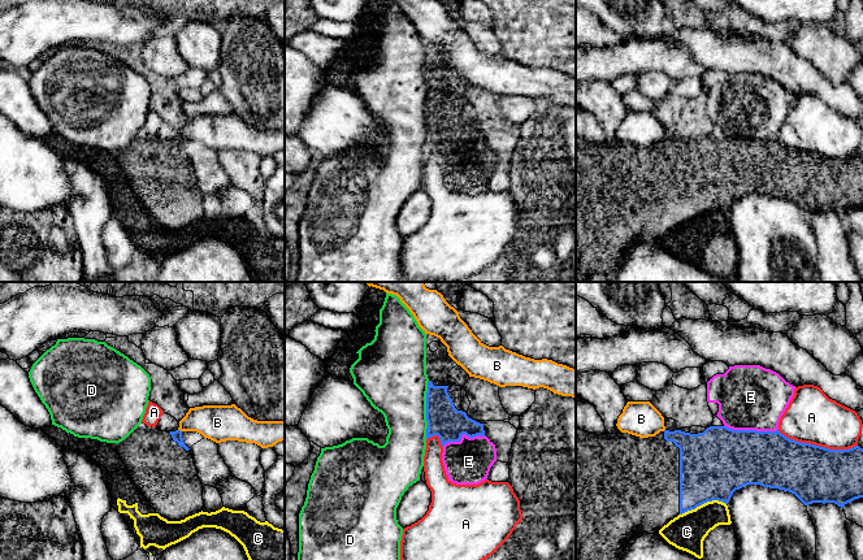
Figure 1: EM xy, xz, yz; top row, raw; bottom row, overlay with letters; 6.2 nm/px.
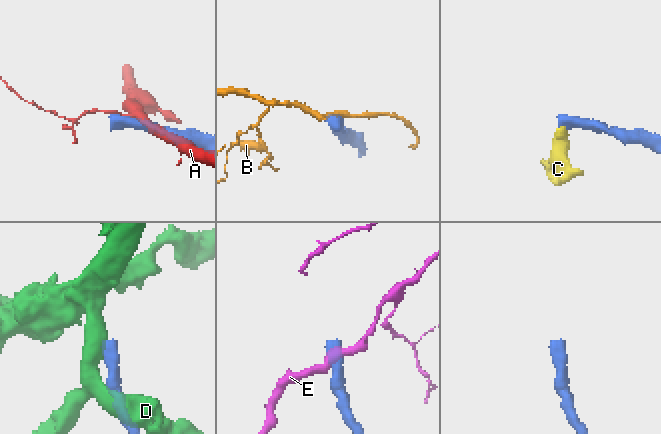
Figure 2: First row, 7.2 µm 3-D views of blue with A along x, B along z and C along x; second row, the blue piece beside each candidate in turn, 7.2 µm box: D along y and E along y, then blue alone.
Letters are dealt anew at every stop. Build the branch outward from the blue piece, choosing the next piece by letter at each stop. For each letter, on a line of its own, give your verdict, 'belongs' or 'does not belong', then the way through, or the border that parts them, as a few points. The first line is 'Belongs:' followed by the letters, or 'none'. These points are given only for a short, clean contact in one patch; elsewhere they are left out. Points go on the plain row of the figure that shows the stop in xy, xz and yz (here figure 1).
Belongs: none
A: does not belong
B: does not belong; border xy (178, 138), (181, 140)
C: does not belong; border yz (725, 212), (707, 209), (680, 224)
D: does not belong
E: does not belong; border yz (724, 134), (732, 138), (777, 139)

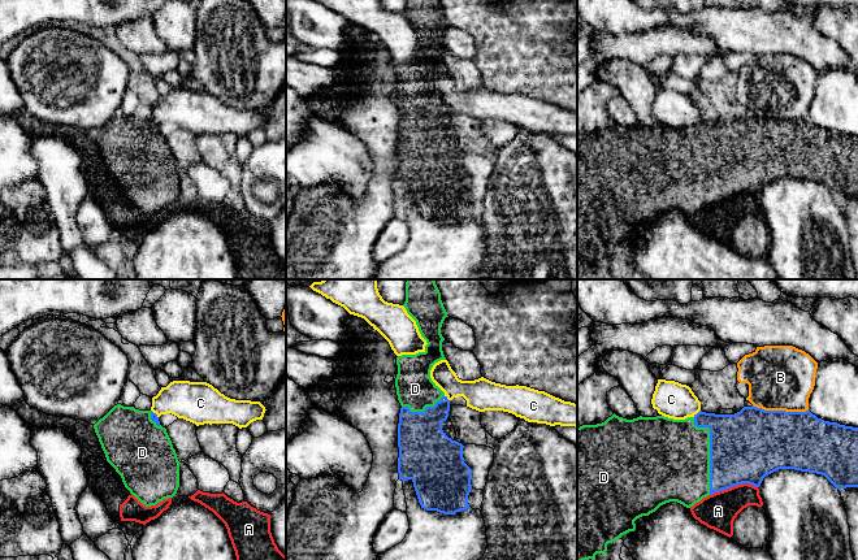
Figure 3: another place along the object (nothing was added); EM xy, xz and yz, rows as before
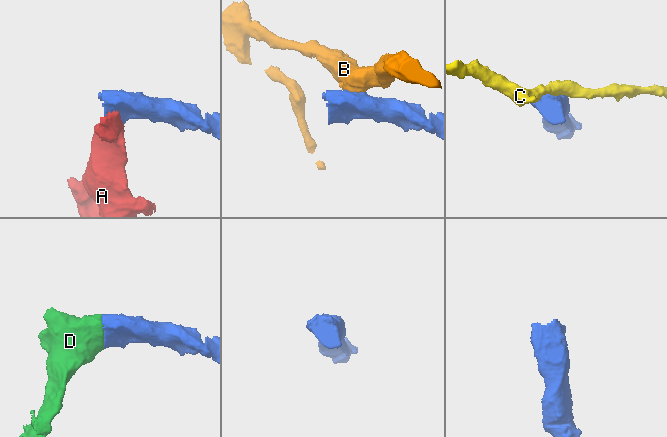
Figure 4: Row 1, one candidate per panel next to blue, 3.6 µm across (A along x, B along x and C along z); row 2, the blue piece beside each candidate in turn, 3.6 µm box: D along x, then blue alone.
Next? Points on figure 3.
Belongs: D
A: does not belong; border yz (757, 195), (737, 192), (710, 204)
B: does not belong; border yz (753, 113), (765, 118), (807, 120)
C: does not belong; border yz (700, 118), (693, 125)
D: belongs

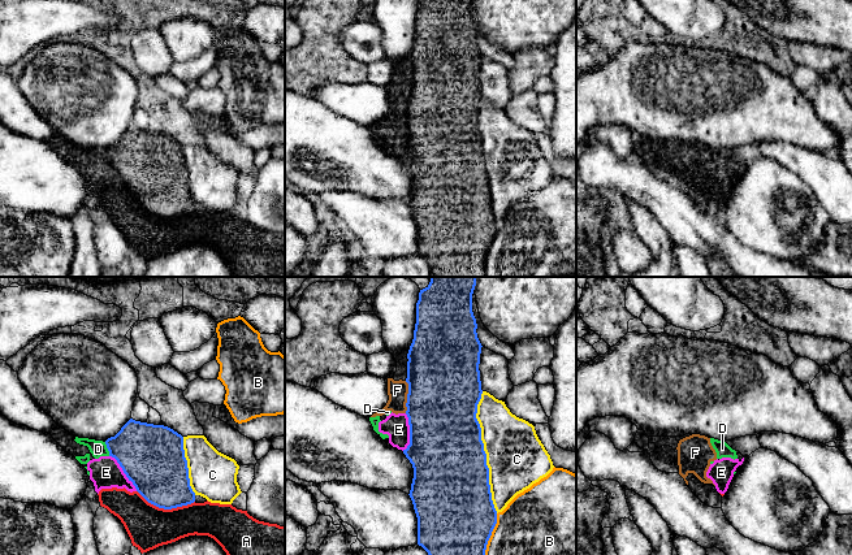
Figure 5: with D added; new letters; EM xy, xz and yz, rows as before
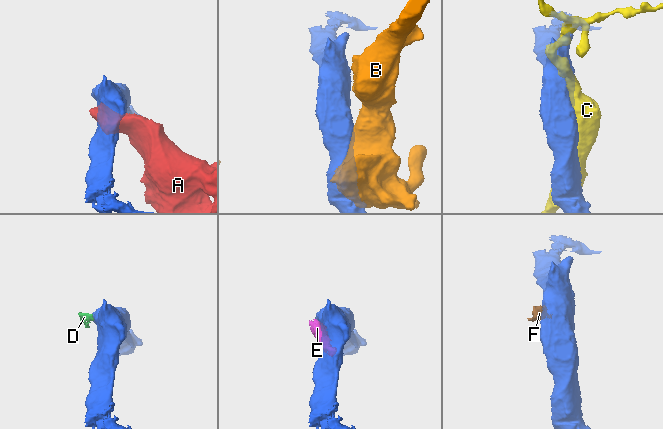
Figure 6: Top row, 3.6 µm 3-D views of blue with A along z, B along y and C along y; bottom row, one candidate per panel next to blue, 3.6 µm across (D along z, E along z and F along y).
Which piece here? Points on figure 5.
Belongs: none
A: does not belong; border xy (137, 199), (148, 211), (164, 217), (176, 217), (194, 211)
B: does not belong
C: does not belong
D: does not belong; border xy (104, 151), (109, 164)
E: does not belong; border xy (109, 164), (137, 199)
F: does not belong; border xz (405, 90), (407, 92), (406, 121)

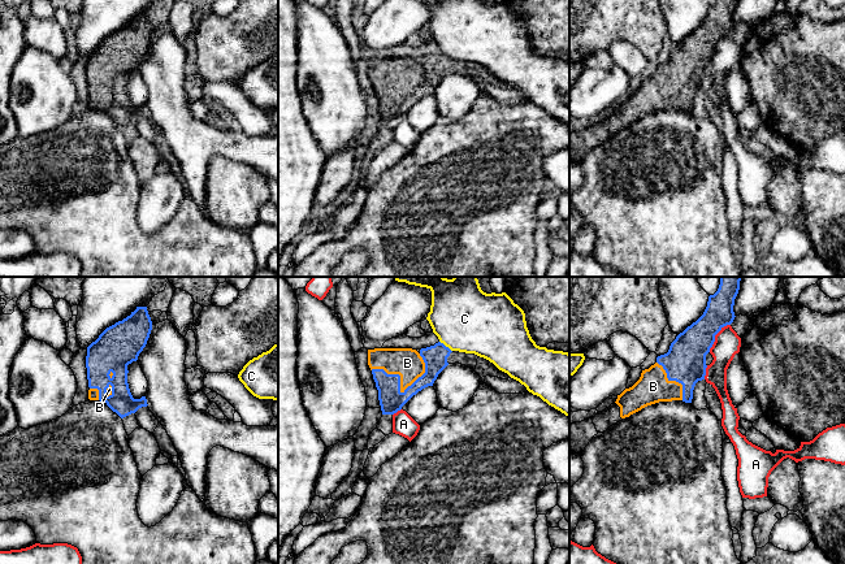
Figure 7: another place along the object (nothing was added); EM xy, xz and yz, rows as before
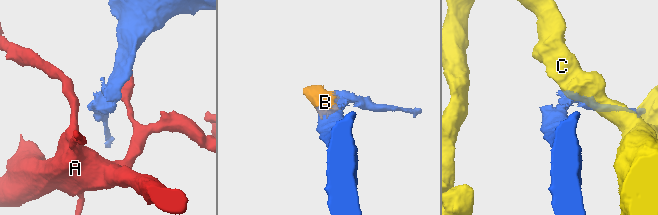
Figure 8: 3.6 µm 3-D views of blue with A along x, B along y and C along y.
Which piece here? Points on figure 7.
Belongs: B
A: does not belong; border yz (729, 33), (715, 44), (715, 50), (709, 60)
B: belongs
C: does not belong

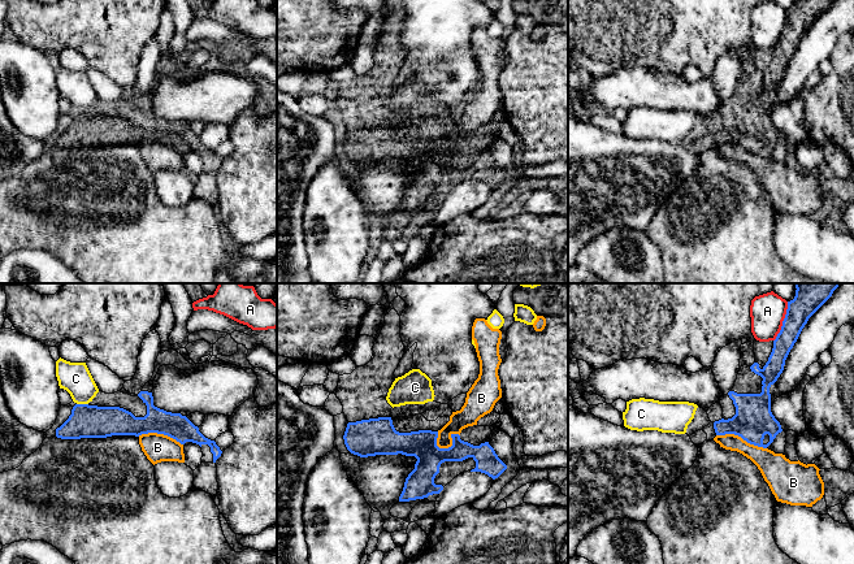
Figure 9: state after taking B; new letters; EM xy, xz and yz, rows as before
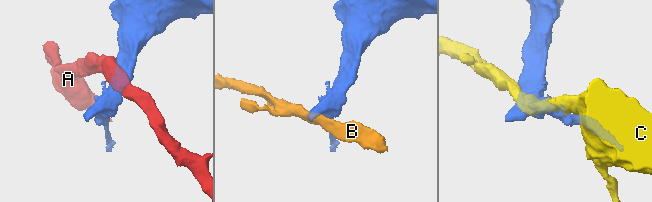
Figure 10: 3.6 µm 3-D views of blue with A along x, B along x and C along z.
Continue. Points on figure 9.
Belongs: none
A: does not belong
B: does not belong; border yz (716, 143), (737, 143), (748, 151), (766, 157)
C: does not belong; border xy (77, 112), (87, 113)

